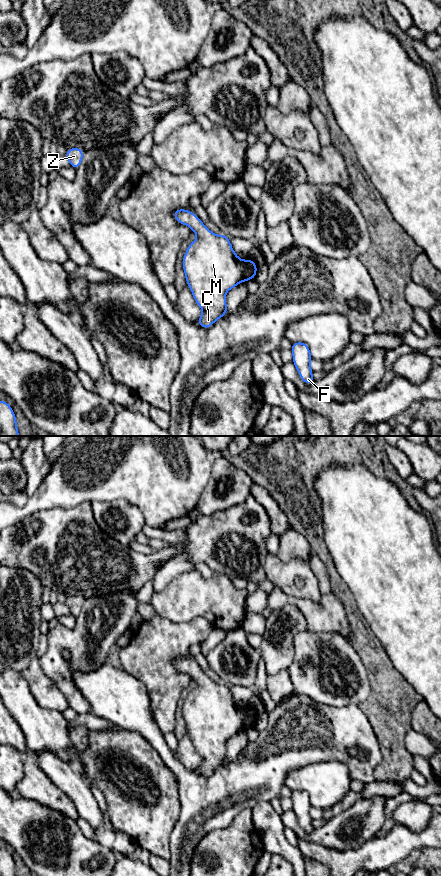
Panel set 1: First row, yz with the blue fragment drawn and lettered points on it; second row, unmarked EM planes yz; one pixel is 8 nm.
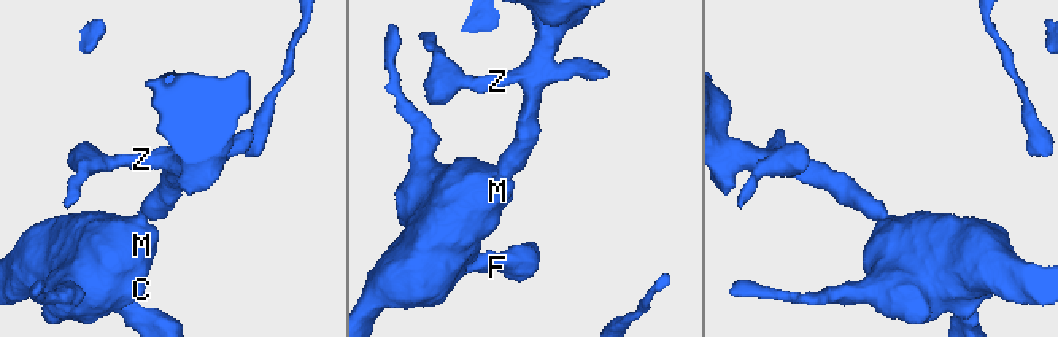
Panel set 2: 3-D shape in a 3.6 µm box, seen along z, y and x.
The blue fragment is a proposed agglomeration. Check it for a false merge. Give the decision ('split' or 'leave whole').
leave whole

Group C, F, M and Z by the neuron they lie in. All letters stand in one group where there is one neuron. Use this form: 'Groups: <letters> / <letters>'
Groups: C F M Z

